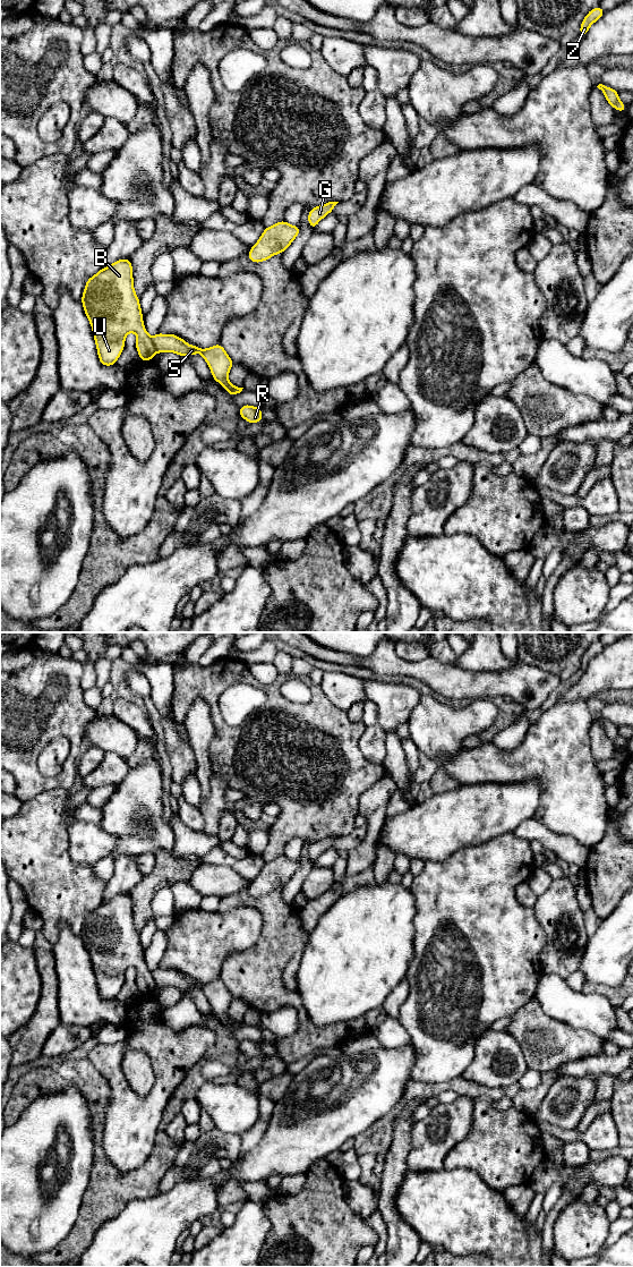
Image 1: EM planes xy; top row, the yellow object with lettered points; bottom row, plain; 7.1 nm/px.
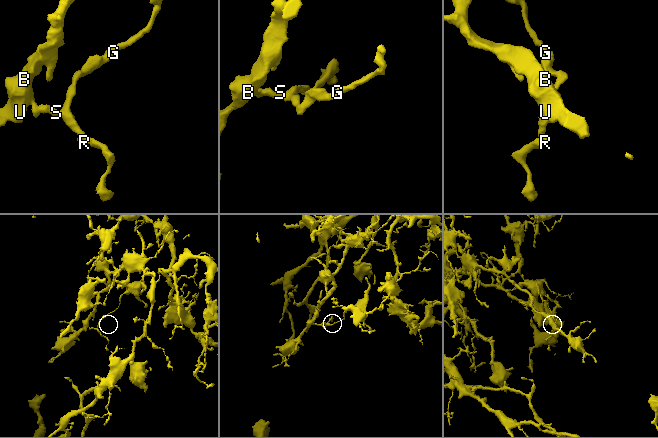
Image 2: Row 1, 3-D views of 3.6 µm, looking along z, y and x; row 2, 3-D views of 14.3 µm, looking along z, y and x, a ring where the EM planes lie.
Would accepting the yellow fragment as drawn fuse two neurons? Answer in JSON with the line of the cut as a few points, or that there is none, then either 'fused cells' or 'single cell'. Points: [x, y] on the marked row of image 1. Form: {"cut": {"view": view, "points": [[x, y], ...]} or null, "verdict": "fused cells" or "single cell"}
{"cut": {"view": "xy", "points": [[151, 338], [156, 351]]}, "verdict": "fused cells"}

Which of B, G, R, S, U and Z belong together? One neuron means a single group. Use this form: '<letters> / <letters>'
B U / G R S Z

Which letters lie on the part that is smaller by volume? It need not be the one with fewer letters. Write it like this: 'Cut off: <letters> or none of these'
Cut off: G, R, S, Z

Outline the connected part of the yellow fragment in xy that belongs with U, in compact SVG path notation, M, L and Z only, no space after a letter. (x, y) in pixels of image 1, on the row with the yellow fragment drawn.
M129 258L118 260L91 277L85 284L82 304L102 365L116 365L129 332L137 335L136 349L140 360L153 359L156 348L144 326Z

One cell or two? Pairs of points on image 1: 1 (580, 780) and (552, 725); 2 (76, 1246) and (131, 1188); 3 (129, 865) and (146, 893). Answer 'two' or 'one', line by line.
1: one
2: one
3: two

